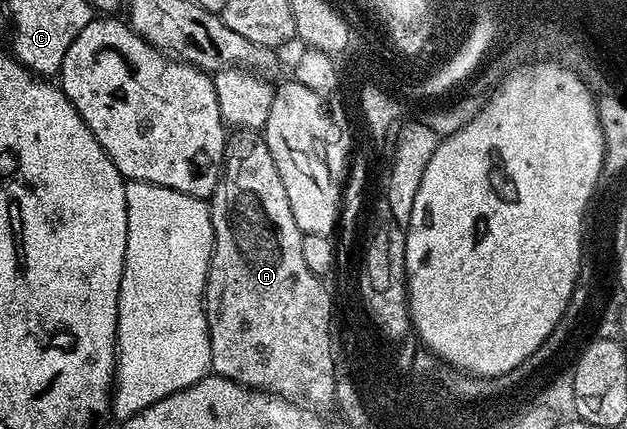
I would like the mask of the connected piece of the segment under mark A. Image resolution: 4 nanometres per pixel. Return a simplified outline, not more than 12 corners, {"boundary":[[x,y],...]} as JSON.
{"boundary":[[262,133],[209,199],[211,369],[331,392],[324,279]]}

